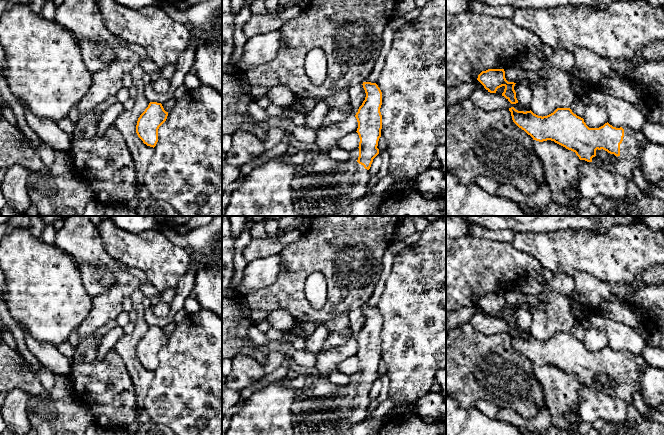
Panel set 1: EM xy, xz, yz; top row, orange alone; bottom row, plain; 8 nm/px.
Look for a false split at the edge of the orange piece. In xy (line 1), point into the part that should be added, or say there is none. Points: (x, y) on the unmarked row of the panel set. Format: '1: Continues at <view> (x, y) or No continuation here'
1: No continuation here

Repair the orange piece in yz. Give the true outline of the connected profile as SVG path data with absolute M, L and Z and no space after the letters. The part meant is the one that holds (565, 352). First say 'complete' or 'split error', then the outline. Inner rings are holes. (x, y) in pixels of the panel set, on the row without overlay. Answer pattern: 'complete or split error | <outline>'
split error | M509 332L513 346L533 364L543 366L547 364L565 371L576 377L580 384L592 386L597 391L615 399L622 399L627 403L635 393L641 394L640 375L651 369L642 355L635 355L628 351L616 352L608 346L599 352L589 352L584 343L577 340L570 332L557 332L547 340L538 340L530 335L518 335Z

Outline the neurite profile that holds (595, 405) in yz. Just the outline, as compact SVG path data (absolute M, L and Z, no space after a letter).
M580 384L578 396L582 399L578 409L581 421L593 423L602 419L607 423L627 423L626 401L612 398L585 384Z

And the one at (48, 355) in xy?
M23 332L23 337L29 351L44 367L50 369L54 374L64 375L66 377L70 375L71 360L62 355L58 351L57 346L39 342L27 332Z

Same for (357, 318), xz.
M363 306L356 308L349 314L350 327L351 331L353 332L354 339L356 339L359 331L362 329L366 321L366 317L362 308Z

